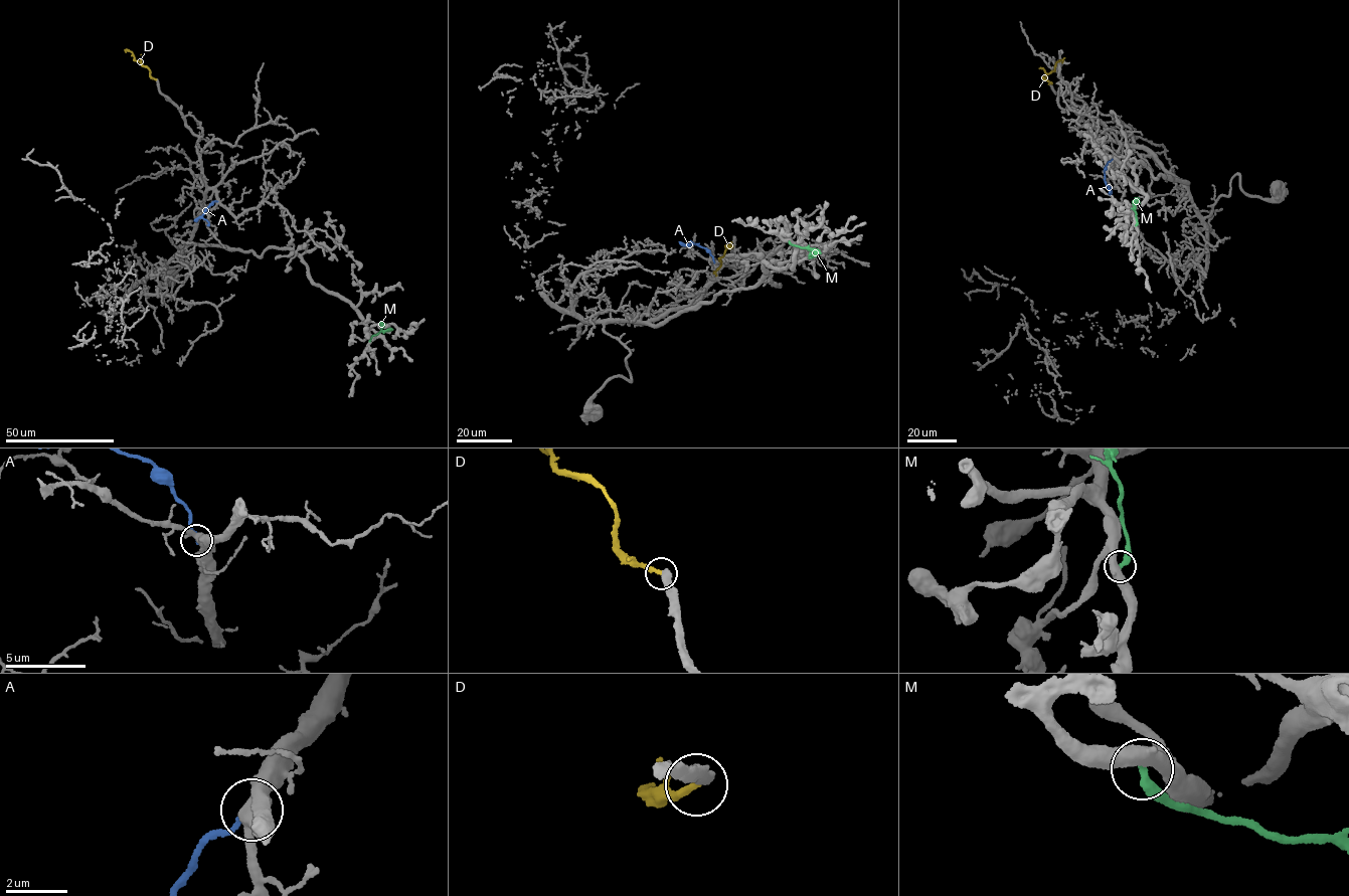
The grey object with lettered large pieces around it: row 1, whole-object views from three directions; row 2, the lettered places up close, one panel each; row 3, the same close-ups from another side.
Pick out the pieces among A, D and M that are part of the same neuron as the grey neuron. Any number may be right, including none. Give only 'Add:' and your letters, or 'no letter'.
Add: D

